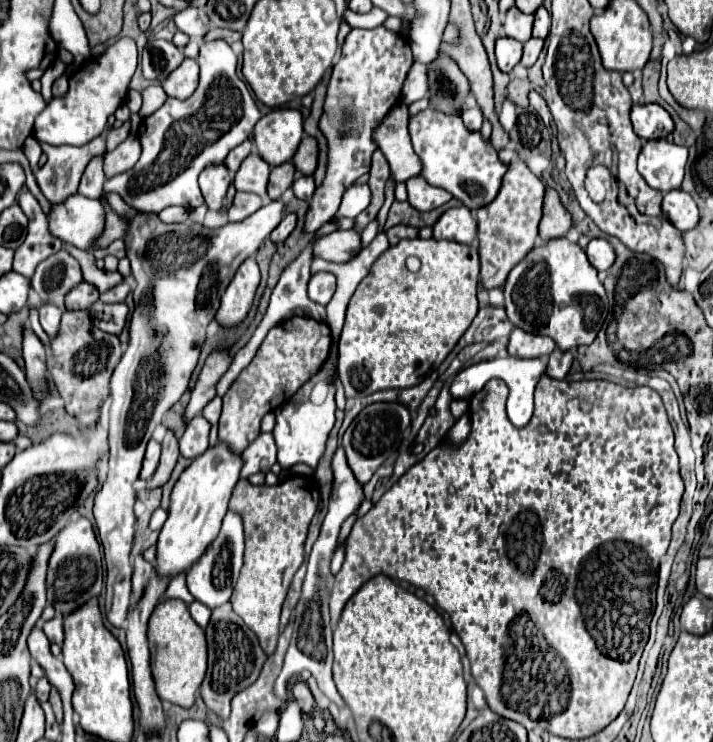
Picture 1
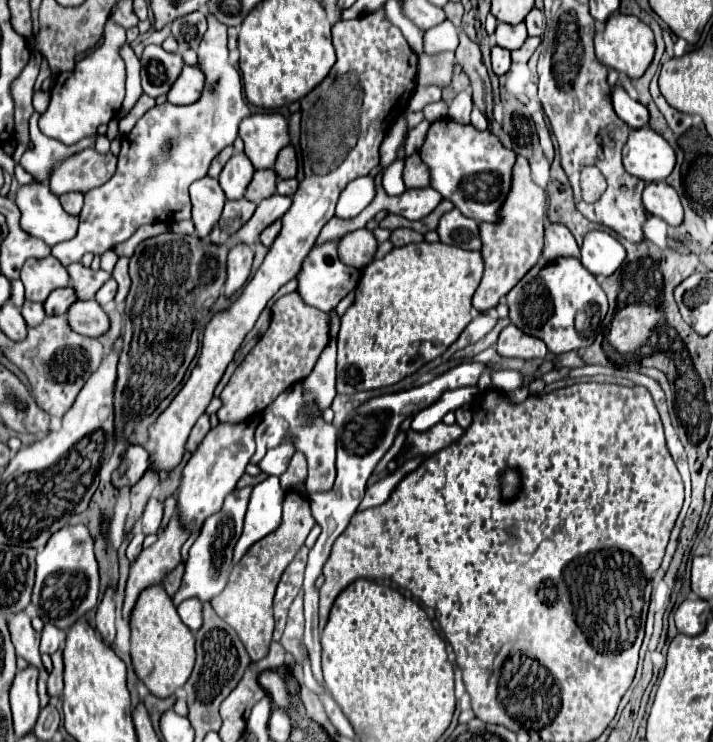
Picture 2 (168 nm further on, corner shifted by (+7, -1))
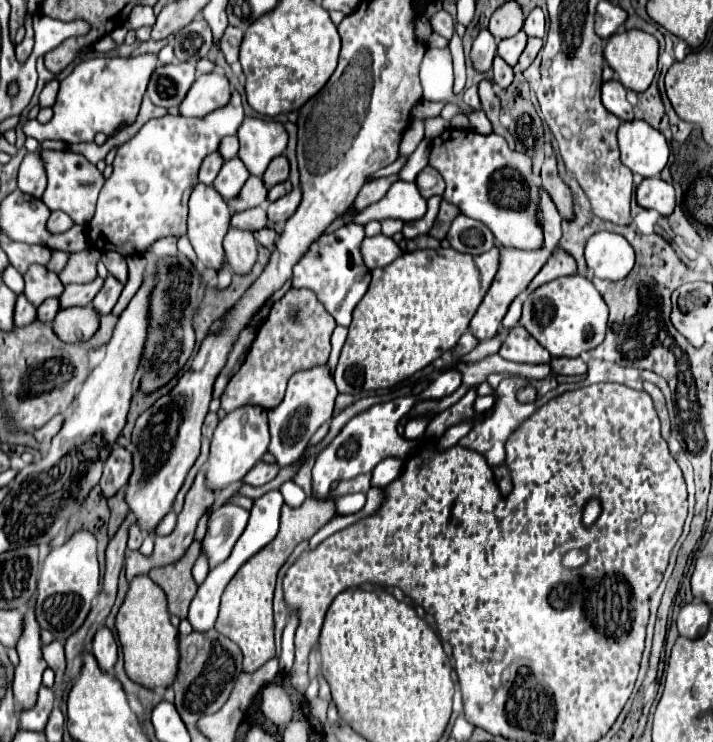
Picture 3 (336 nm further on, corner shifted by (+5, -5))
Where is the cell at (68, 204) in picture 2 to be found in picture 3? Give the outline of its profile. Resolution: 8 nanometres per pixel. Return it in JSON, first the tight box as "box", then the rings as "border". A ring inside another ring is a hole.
{"box":[48,211,74,233],"border":[[[52,211],[50,219],[48,219],[48,229],[56,231],[56,233],[68,231],[72,225],[74,225],[74,221],[68,215],[64,215],[62,211]]]}

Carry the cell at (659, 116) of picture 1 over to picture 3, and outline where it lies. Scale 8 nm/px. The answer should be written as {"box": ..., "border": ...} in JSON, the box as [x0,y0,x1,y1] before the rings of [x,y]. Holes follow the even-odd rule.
{"box":[602,81,634,121],"border":[[[608,81],[602,85],[602,103],[620,121],[634,121],[634,107],[626,99],[626,89],[620,81]]]}

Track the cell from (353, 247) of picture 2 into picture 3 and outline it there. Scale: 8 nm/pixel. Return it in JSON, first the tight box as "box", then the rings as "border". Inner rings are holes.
{"box":[360,235,402,271],"border":[[[376,235],[376,237],[364,237],[360,245],[362,259],[366,267],[372,271],[376,267],[386,267],[390,265],[398,255],[402,255],[400,247],[386,235]]]}

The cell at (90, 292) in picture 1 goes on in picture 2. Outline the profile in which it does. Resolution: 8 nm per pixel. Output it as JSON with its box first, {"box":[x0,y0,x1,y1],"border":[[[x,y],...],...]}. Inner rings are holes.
{"box":[44,287,76,315],"border":[[[70,287],[66,289],[56,289],[48,295],[48,299],[44,301],[44,311],[46,315],[64,315],[66,309],[76,301],[76,295]]]}

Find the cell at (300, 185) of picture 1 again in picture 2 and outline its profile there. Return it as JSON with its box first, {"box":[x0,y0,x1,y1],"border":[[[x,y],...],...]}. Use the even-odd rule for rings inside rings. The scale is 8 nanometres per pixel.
{"box":[276,179,298,195],"border":[[[280,179],[276,183],[276,193],[278,195],[294,195],[296,189],[298,189],[298,181],[296,179]]]}

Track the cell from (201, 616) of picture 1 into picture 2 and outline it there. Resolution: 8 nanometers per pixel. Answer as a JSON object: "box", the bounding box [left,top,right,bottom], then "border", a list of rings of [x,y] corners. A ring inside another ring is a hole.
{"box":[178,597,202,633],"border":[[[190,597],[190,599],[184,599],[180,605],[178,605],[178,615],[182,619],[182,623],[192,631],[196,633],[202,625],[202,603],[200,599],[196,597]]]}

